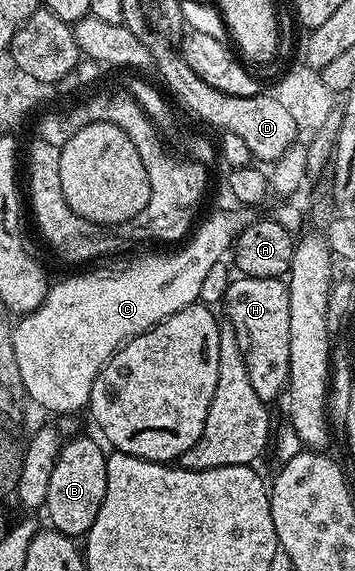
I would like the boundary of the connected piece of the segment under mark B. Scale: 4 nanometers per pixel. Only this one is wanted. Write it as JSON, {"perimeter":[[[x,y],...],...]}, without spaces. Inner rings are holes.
{"perimeter":[[[76,437],[72,440],[69,438],[63,444],[57,460],[54,461],[43,505],[47,524],[58,533],[76,539],[85,536],[95,522],[96,512],[100,509],[106,490],[106,458],[105,450],[103,452],[99,445],[88,437]]]}

